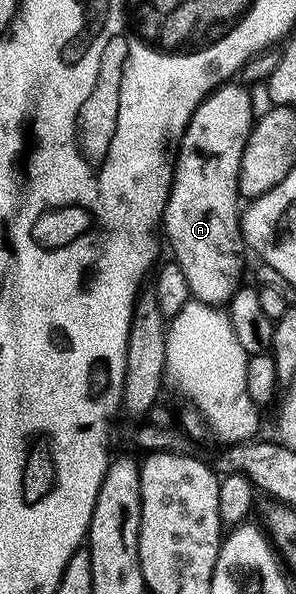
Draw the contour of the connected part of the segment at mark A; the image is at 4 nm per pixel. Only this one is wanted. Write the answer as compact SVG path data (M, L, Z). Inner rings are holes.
M226 83L214 88L193 112L193 118L189 120L175 153L173 188L169 191L169 203L164 215L167 241L173 244L172 256L179 267L183 267L183 275L187 275L190 294L204 305L218 307L229 302L242 284L241 272L245 269L245 257L241 252L247 249L243 240L243 205L239 200L239 186L241 160L245 144L249 141L249 132L253 129L255 112L248 91L237 84Z

